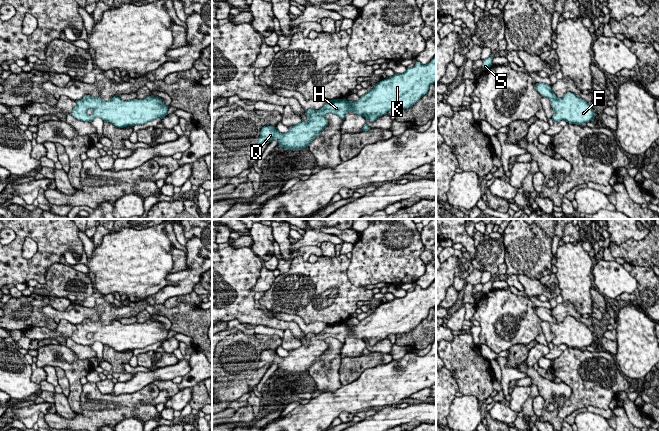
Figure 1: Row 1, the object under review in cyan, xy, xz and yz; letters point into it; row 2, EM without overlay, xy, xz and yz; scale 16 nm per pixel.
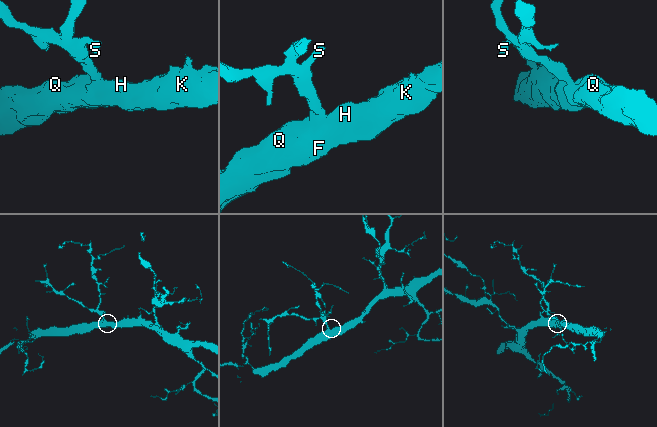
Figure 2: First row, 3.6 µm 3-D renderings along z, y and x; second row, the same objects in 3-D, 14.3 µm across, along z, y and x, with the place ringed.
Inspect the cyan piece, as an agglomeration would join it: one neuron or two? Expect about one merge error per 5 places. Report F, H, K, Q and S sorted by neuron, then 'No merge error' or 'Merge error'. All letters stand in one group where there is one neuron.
Groups: F H K Q S. No merge error

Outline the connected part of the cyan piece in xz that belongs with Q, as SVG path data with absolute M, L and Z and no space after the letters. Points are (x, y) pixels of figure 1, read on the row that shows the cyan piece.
M436 55L426 65L415 63L404 73L395 73L392 77L375 84L374 88L357 101L343 99L329 100L322 108L305 110L308 121L288 127L289 131L281 133L274 126L264 126L260 131L257 144L277 140L284 150L306 148L313 139L328 125L325 115L335 114L345 120L348 112L362 115L374 122L390 110L408 109L427 94L429 86L436 82Z

